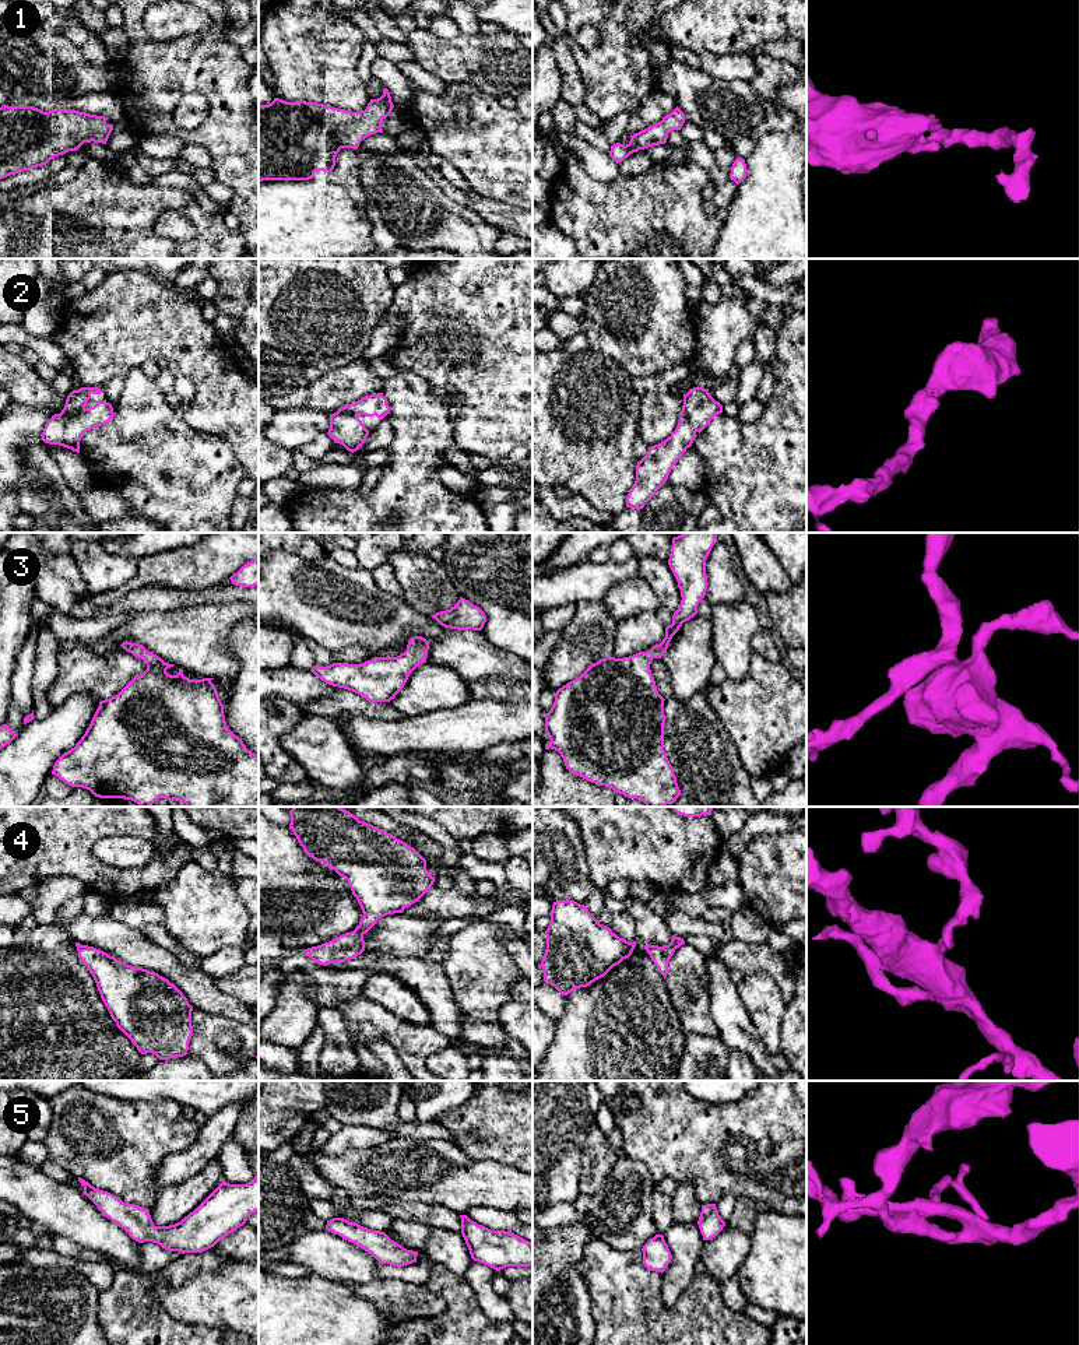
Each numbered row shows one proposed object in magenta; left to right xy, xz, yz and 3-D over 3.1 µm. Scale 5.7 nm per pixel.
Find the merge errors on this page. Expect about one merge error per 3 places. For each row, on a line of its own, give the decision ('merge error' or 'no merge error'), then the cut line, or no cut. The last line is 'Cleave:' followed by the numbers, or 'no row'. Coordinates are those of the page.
1: no merge error; cut none
2: no merge error; cut none
3: no merge error; cut none
4: no merge error; cut none
5: no merge error; cut none
Cleave: no row

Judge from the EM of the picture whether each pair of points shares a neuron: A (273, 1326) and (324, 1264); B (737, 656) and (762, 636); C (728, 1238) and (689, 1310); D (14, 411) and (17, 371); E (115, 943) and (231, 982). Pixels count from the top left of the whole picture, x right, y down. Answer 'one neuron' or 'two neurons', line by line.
A: two neurons
B: two neurons
C: two neurons
D: two neurons
E: two neurons

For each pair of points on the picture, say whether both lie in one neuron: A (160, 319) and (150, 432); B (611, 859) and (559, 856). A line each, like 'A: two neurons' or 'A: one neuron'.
A: two neurons
B: two neurons

